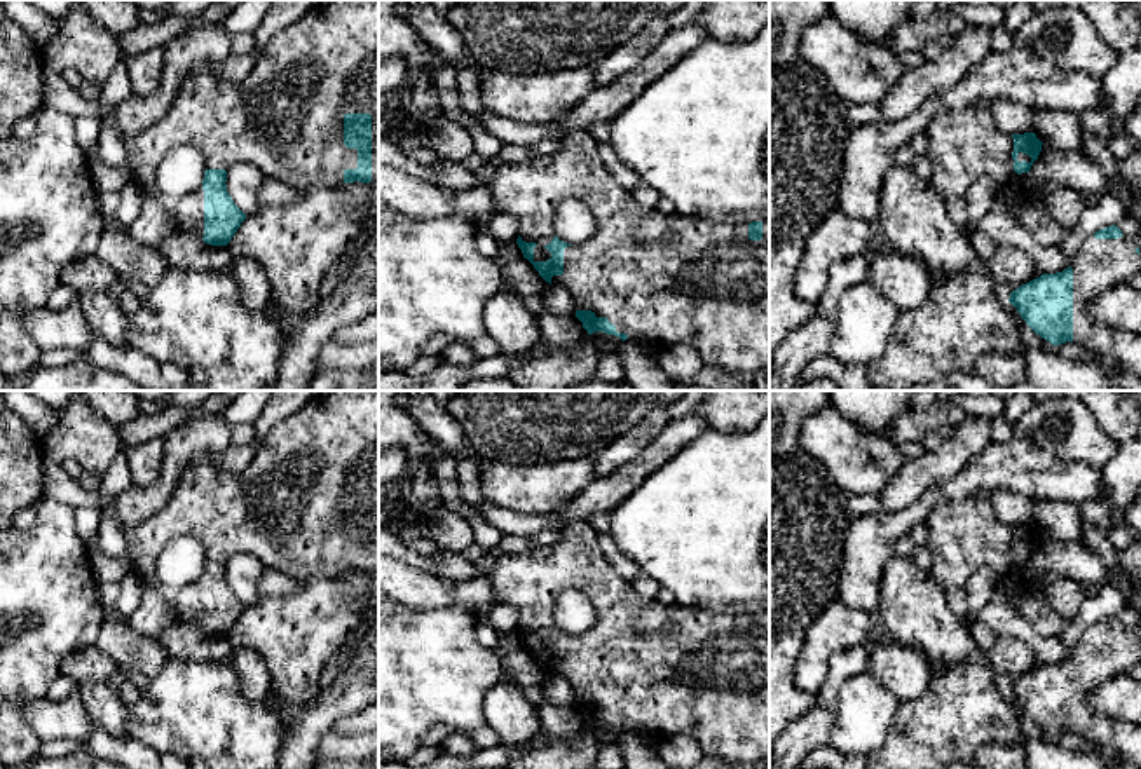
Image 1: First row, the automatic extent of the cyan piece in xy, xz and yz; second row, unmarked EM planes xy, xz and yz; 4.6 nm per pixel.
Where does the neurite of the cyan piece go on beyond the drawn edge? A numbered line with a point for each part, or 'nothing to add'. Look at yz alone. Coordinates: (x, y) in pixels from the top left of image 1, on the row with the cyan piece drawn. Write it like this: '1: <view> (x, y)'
1: yz (963, 143)

